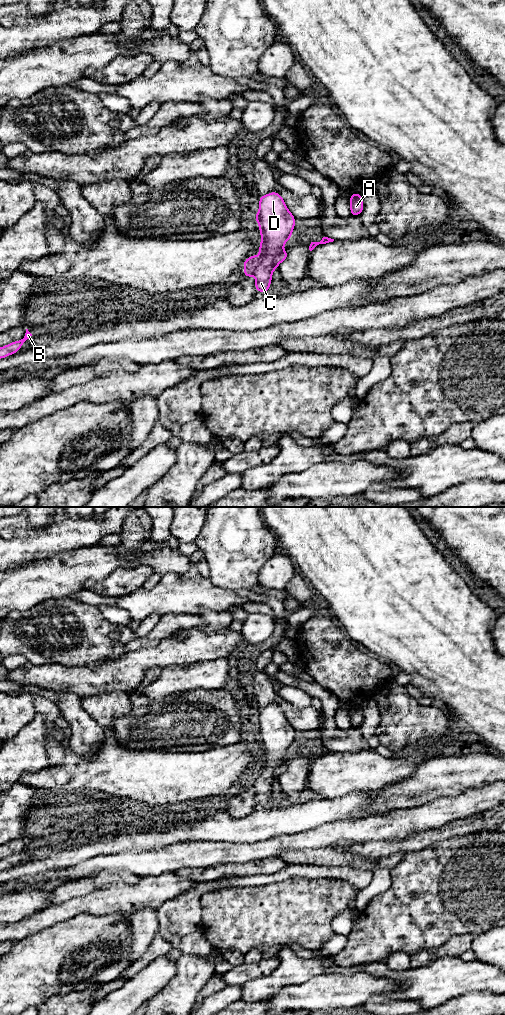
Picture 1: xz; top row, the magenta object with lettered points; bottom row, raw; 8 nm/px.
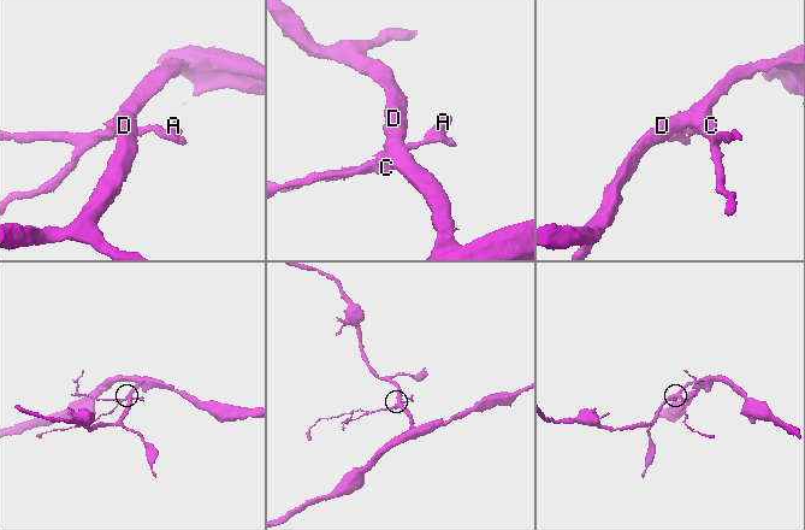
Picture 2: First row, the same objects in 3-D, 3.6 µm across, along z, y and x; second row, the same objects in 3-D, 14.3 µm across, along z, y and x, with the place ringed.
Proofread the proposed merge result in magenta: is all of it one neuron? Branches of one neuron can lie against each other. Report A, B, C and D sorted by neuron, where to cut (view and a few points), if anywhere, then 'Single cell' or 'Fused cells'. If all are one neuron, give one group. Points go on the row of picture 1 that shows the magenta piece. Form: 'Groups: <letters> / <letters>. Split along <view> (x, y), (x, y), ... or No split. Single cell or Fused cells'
Groups: A B / C D. Split along xz (259, 257), (259, 263), (253, 274). Fused cells

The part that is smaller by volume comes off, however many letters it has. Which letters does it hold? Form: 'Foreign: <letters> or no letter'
Foreign: A, B

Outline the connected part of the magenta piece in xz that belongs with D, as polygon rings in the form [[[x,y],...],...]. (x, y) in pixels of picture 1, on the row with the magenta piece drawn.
[[[278,192],[259,197],[259,211],[253,217],[259,224],[262,242],[259,242],[260,263],[255,270],[255,289],[268,292],[273,271],[277,268],[275,258],[283,252],[285,243],[292,237],[295,217],[288,210]]]

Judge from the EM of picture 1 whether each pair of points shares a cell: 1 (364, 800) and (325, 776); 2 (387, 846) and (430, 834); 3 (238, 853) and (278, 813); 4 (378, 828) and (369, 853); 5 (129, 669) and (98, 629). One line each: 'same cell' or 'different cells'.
1: different cells
2: same cell
3: different cells
4: different cells
5: different cells

